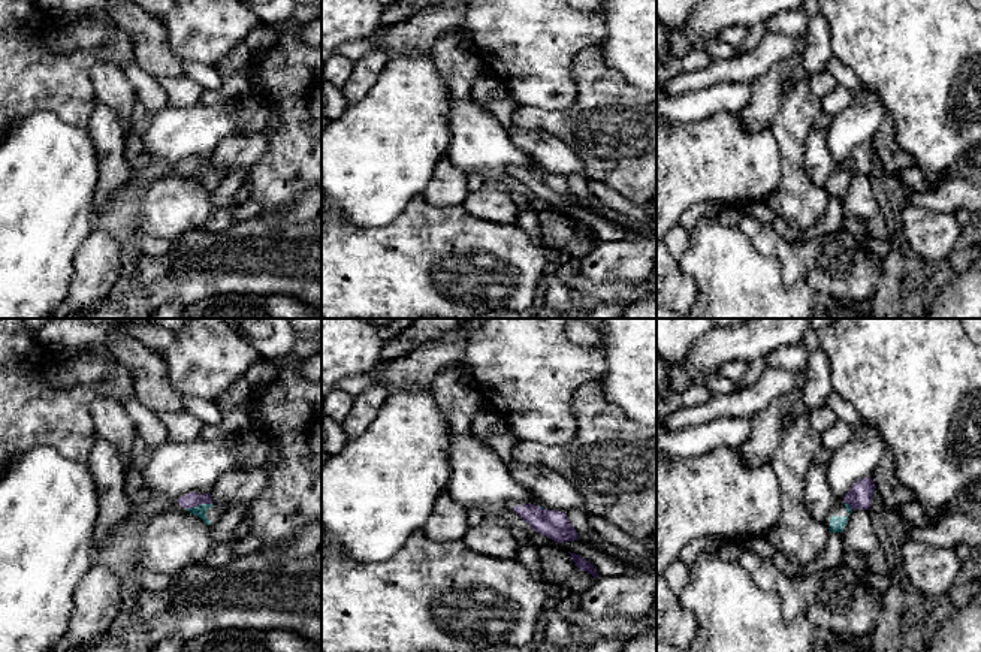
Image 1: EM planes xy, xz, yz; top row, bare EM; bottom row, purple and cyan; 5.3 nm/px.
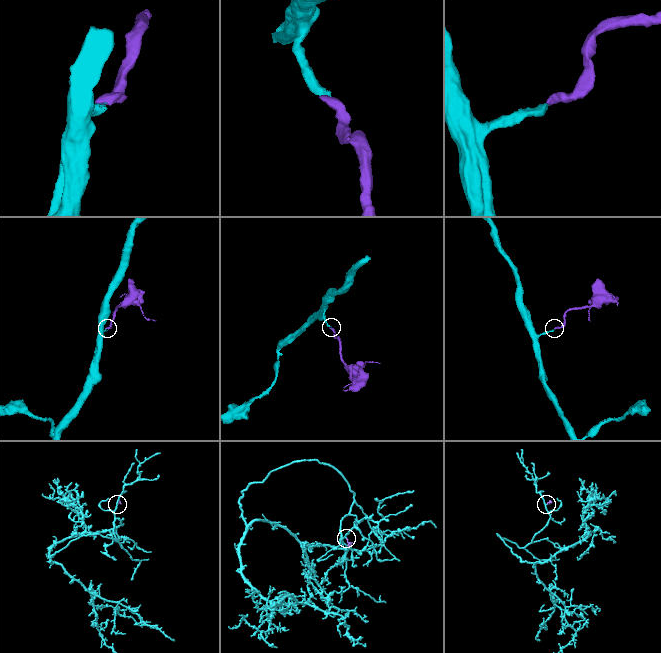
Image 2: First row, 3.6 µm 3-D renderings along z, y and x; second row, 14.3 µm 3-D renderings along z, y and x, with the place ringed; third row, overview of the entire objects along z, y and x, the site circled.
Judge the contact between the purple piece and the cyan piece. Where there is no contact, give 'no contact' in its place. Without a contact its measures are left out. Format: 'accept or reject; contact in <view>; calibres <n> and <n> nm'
accept; contact in xy; calibres 80 and 60 nm

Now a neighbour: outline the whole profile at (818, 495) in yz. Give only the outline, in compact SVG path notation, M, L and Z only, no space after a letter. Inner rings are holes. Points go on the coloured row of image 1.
M812 464L805 483L805 502L811 516L822 522L828 511L843 502L842 496L833 493L825 464Z

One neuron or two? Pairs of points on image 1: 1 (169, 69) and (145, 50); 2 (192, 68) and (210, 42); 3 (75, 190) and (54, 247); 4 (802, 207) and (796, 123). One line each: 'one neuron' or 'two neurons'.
1: one neuron
2: two neurons
3: one neuron
4: one neuron

